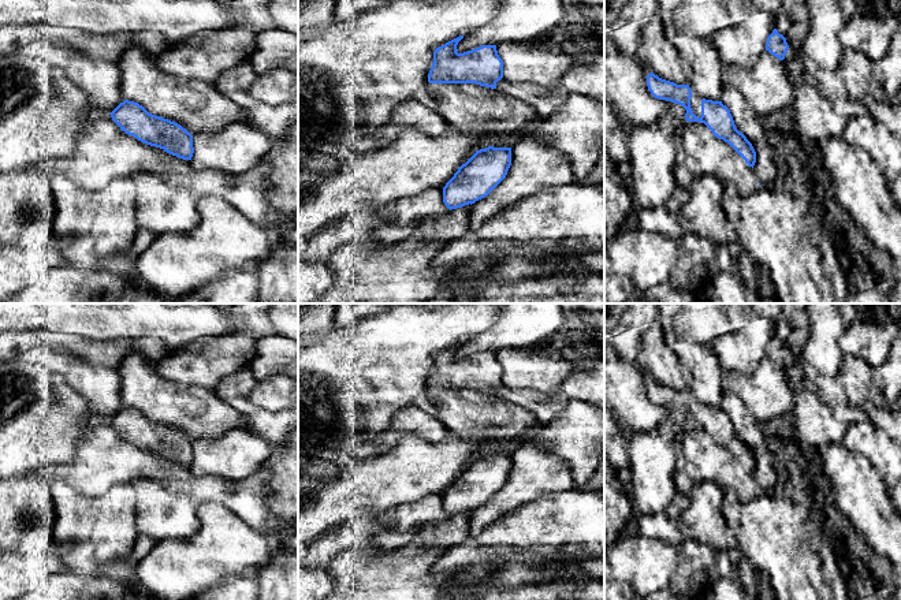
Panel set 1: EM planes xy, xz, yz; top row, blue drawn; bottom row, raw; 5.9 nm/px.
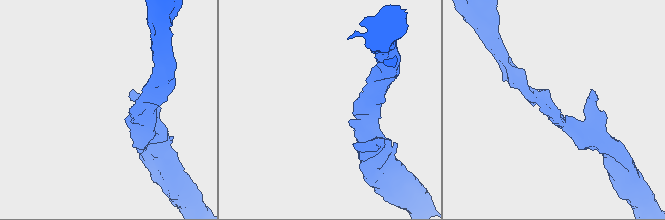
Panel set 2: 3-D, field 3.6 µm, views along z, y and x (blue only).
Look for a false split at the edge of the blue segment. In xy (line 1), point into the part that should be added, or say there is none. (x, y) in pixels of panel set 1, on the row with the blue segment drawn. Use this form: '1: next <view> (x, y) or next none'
1: next none

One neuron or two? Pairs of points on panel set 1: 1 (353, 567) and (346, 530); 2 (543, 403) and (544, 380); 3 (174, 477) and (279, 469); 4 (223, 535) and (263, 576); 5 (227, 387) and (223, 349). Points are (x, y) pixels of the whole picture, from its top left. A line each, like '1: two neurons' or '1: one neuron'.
1: two neurons
2: two neurons
3: two neurons
4: two neurons
5: two neurons

